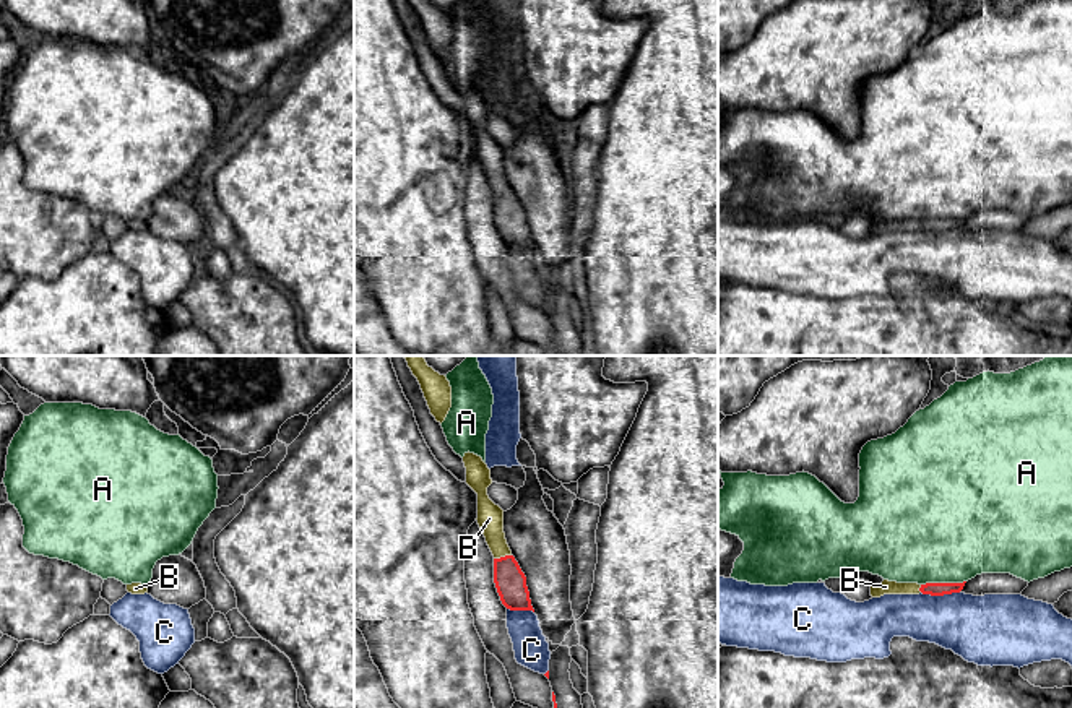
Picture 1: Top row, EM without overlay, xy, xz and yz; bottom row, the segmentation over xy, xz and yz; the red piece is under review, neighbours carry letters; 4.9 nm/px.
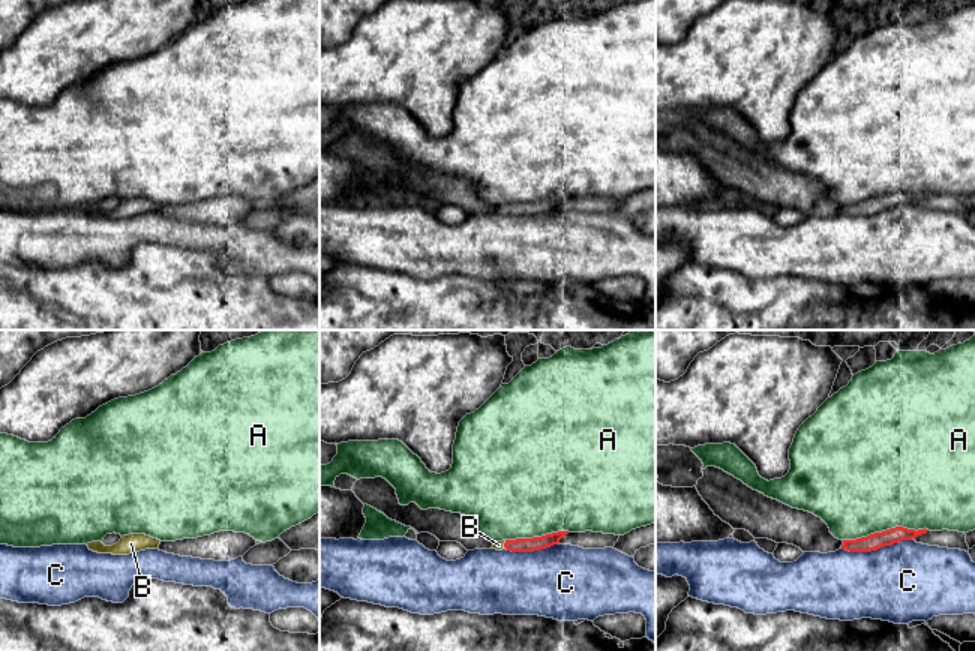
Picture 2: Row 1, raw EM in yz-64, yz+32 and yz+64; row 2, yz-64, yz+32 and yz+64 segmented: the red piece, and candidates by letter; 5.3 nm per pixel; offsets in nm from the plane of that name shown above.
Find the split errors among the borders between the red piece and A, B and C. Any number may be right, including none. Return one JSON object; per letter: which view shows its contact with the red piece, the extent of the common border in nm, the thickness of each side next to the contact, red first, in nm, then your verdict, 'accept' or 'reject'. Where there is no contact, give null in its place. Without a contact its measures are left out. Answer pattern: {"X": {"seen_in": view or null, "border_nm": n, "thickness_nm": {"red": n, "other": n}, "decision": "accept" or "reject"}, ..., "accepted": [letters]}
{"A": {"seen_in": "yz", "border_nm": 220, "thickness_nm": {"red": 60, "other": 500}, "decision": "reject"}, "B": {"seen_in": "xz", "border_nm": 90, "thickness_nm": {"red": 160, "other": 130}, "decision": "accept"}, "C": {"seen_in": "yz", "border_nm": 190, "thickness_nm": {"red": 60, "other": 320}, "decision": "reject"}, "accepted": ["B"]}

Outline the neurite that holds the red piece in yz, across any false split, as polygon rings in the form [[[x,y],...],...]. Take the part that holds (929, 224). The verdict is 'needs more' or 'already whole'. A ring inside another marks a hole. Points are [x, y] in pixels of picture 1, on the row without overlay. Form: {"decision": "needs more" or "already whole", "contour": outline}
{"decision": "needs more", "contour": [[[884,216],[880,221],[871,221],[871,232],[880,234],[884,231],[931,231],[944,232],[952,229],[960,229],[966,218],[963,219],[897,219]]]}

